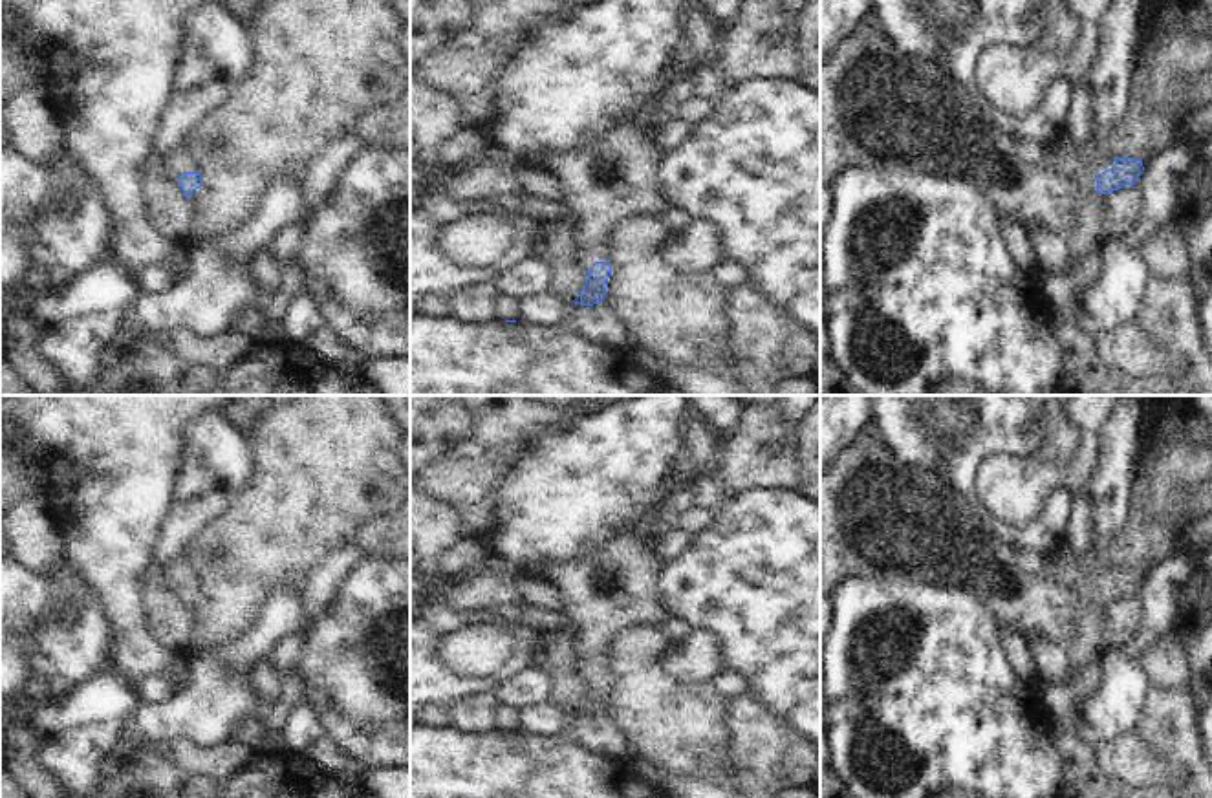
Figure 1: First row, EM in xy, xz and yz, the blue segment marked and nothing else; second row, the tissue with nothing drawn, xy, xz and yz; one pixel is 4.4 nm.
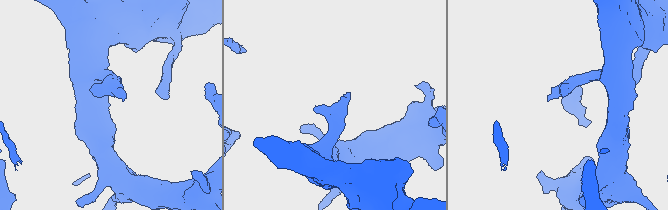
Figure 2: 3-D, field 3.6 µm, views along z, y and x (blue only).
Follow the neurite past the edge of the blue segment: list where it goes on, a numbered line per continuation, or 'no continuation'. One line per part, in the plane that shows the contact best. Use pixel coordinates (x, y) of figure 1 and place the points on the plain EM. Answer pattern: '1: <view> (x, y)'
1: yz (881, 518)

